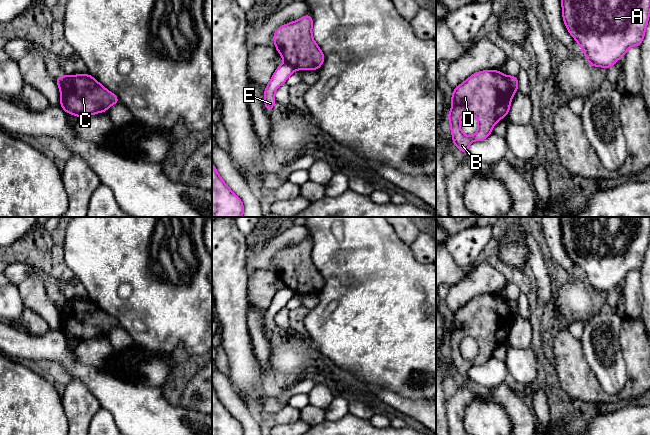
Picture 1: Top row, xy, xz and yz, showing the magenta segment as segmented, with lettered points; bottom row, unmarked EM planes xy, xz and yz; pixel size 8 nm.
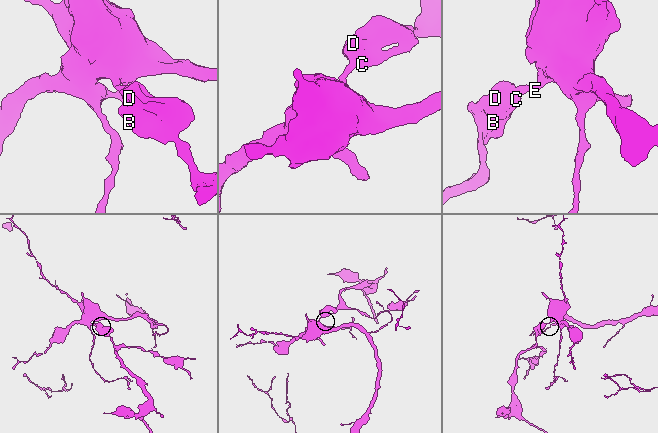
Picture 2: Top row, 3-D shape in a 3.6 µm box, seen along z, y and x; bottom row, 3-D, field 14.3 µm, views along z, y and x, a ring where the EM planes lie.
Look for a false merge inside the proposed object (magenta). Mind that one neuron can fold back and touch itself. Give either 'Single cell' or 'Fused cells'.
Fused cells

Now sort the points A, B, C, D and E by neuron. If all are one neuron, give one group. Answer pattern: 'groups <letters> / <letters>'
groups A E / B C D

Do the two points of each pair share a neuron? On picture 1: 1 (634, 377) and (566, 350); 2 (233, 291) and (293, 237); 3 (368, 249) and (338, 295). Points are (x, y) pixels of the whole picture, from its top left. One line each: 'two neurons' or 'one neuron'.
1: one neuron
2: two neurons
3: one neuron

